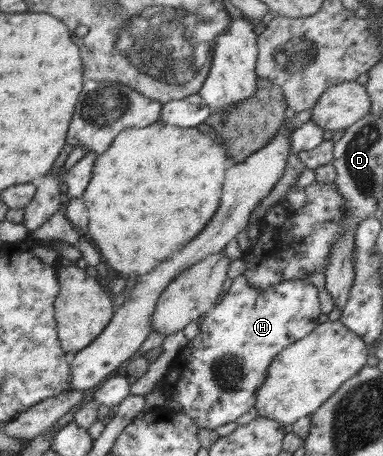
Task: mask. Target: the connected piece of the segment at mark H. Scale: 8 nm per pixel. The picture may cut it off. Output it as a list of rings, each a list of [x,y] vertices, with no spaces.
[[[244,274],[236,276],[233,279],[230,289],[226,292],[226,295],[214,304],[209,312],[200,319],[200,332],[187,342],[185,347],[172,361],[172,371],[164,377],[168,380],[168,384],[164,386],[166,390],[163,391],[167,400],[173,399],[177,401],[180,404],[181,411],[188,415],[188,417],[198,425],[198,428],[216,430],[217,426],[228,422],[234,422],[237,418],[240,418],[242,414],[246,414],[250,408],[255,406],[258,390],[262,389],[262,384],[264,384],[266,380],[268,366],[272,364],[272,361],[278,356],[278,353],[282,352],[287,346],[294,344],[297,340],[304,338],[316,328],[318,305],[319,302],[316,302],[316,286],[308,279],[290,279],[276,283],[276,285],[268,286],[268,289],[258,289],[258,287],[252,287],[252,285],[248,283],[248,279],[244,277]]]

